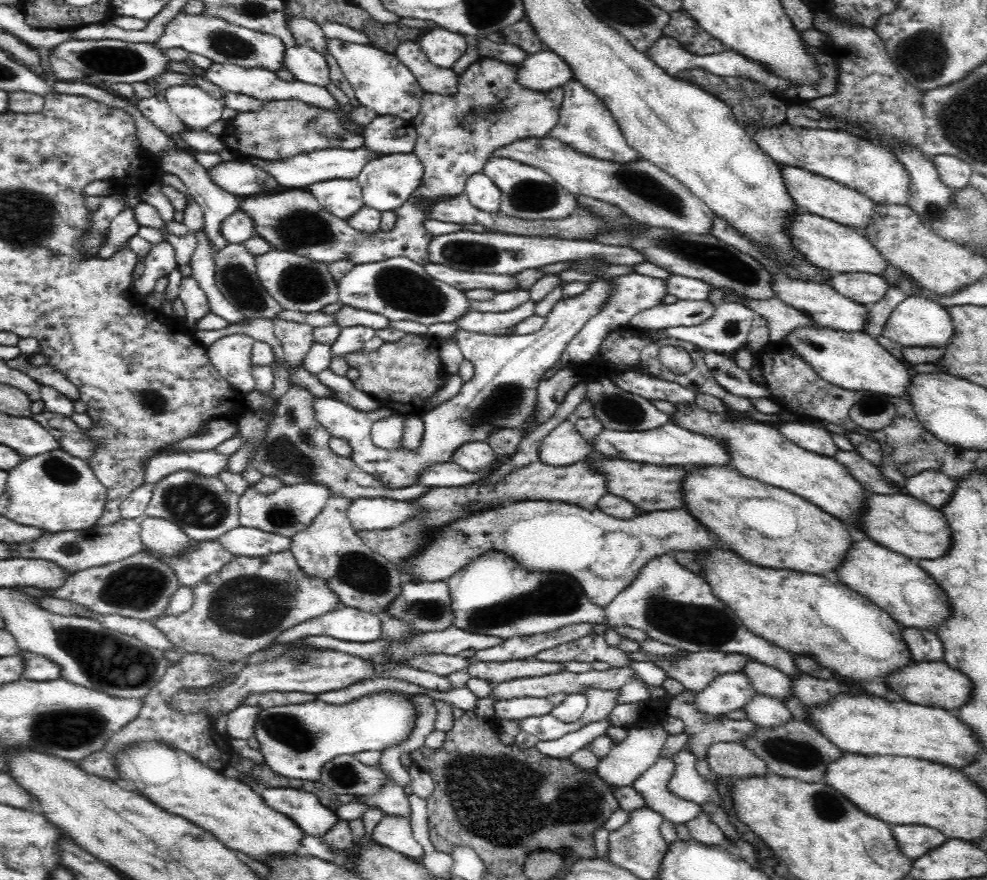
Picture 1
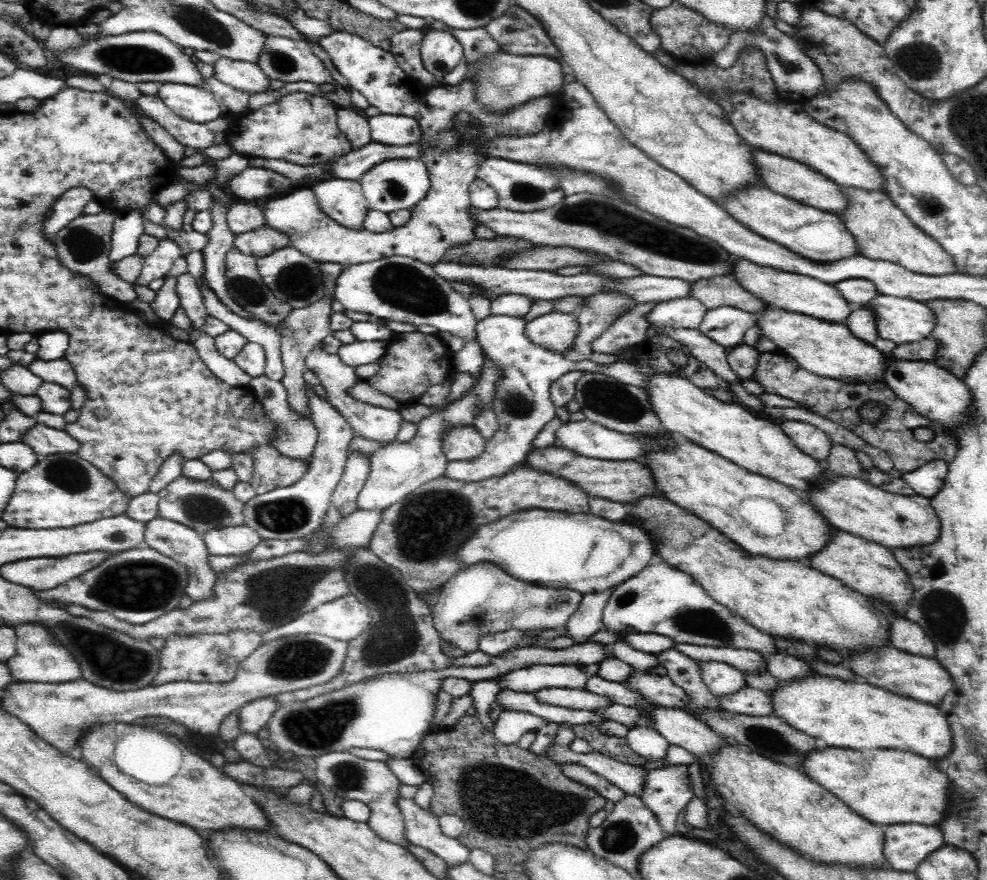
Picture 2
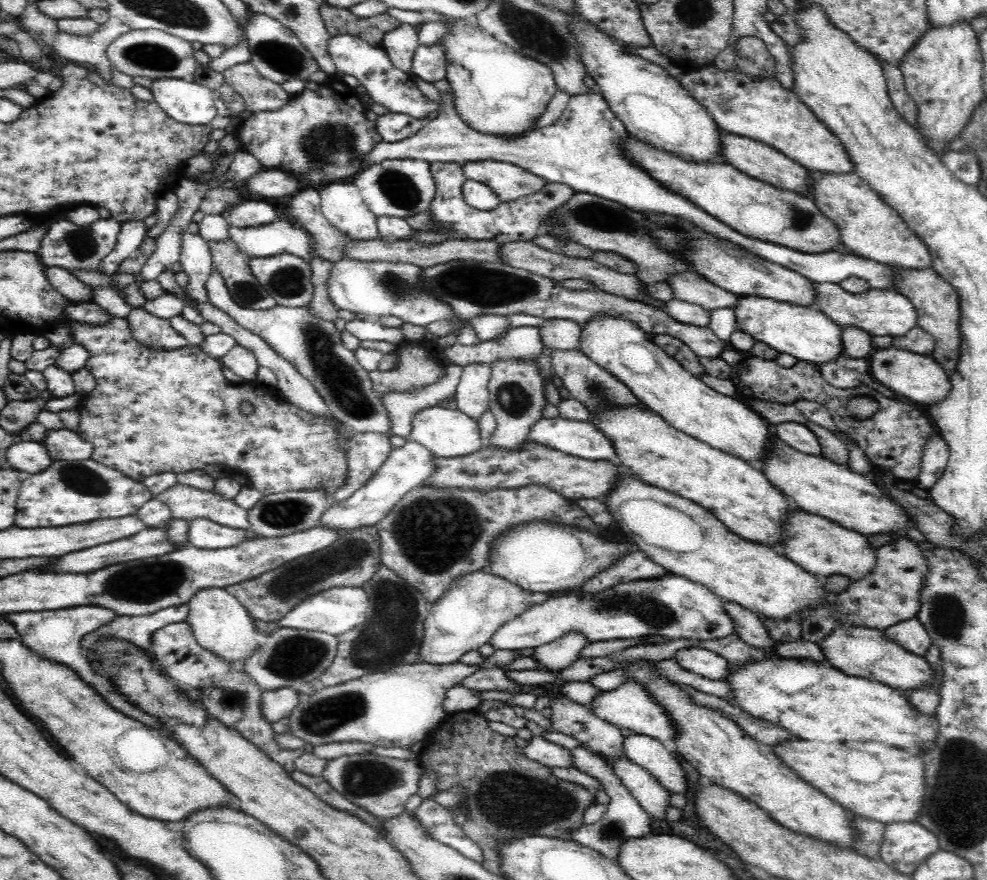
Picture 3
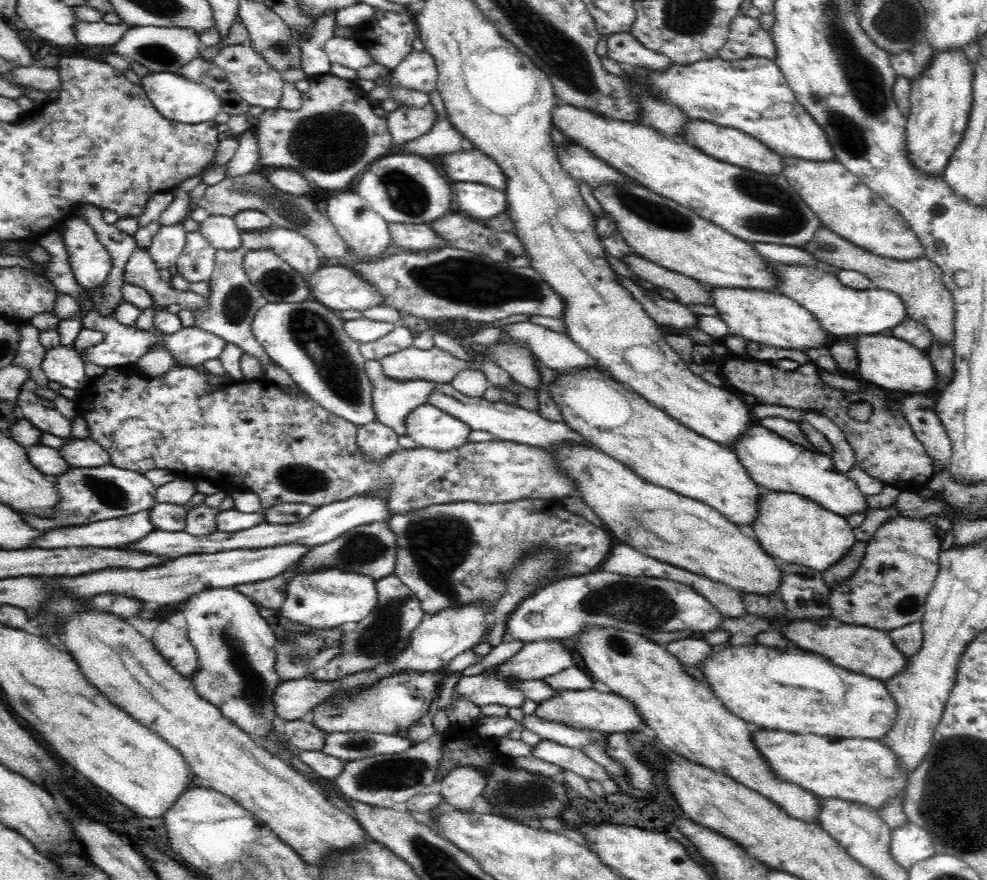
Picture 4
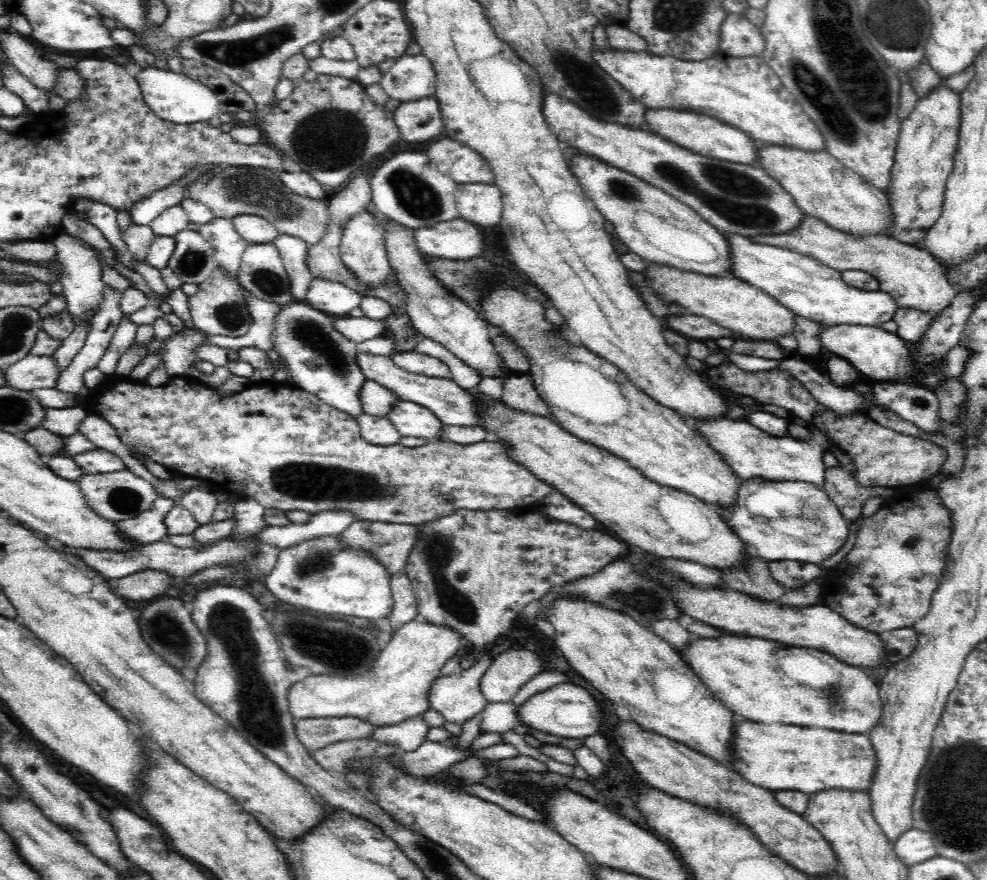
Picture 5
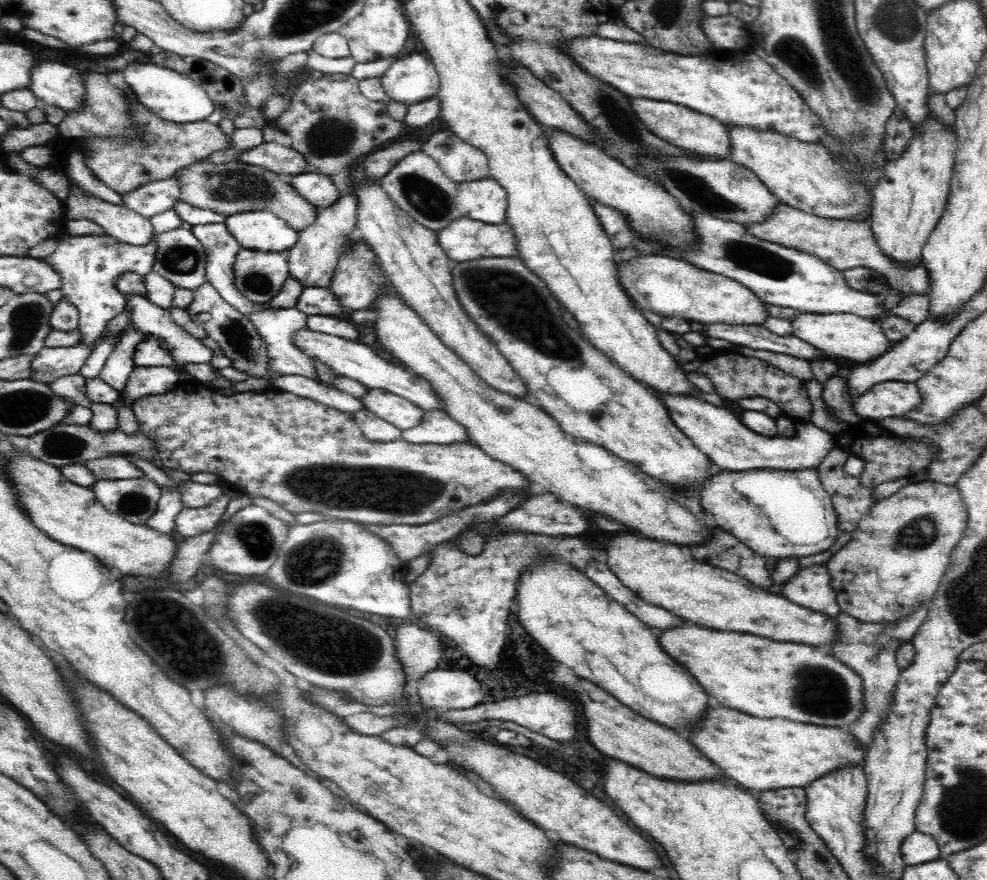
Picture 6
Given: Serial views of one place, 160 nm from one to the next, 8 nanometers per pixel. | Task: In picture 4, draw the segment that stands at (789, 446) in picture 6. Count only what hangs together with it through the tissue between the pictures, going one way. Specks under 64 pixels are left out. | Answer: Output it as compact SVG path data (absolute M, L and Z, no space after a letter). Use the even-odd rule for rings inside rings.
M760 424L750 428L730 450L737 454L750 478L754 479L754 483L765 491L798 494L846 520L850 515L865 515L872 509L867 503L866 494L848 474L836 471L831 457L793 444L773 431L762 428Z

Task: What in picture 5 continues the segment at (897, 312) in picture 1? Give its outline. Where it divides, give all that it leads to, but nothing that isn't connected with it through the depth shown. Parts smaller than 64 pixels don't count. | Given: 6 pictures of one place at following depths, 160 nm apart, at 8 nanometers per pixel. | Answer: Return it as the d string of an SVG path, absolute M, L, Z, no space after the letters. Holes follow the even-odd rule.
M725 233L725 236L729 242L729 248L731 248L731 270L733 270L734 277L758 287L772 298L776 298L786 308L794 311L796 315L808 318L823 328L840 325L881 327L884 322L893 320L900 308L895 298L892 298L888 293L882 292L880 289L867 291L850 286L844 282L840 271L834 270L812 257L779 246L752 243L749 238L732 233Z

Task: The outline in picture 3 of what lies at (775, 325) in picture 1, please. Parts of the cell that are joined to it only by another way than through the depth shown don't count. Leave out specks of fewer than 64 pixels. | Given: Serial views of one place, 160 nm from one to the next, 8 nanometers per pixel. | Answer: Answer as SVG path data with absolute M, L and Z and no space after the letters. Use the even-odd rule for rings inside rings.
M690 270L688 273L672 275L667 283L674 291L674 298L697 304L704 310L717 308L735 308L740 295L724 290L714 282L710 282L702 274Z

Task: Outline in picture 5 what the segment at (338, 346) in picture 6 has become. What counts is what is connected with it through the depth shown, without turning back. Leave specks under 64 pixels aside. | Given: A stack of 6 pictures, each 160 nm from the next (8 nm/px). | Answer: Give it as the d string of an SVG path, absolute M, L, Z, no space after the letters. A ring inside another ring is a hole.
M358 353L357 361L368 380L376 380L384 388L393 390L402 401L414 402L428 408L438 419L442 420L444 425L458 428L483 428L488 433L488 426L484 423L486 405L474 392L460 388L452 379L410 374L398 368L387 356Z

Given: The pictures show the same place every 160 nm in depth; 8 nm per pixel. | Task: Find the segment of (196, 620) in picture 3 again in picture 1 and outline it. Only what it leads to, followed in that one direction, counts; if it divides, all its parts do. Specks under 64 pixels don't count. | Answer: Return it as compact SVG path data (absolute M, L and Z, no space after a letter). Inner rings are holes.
M147 516L140 522L140 537L144 547L166 556L180 554L191 544L178 525L156 517Z

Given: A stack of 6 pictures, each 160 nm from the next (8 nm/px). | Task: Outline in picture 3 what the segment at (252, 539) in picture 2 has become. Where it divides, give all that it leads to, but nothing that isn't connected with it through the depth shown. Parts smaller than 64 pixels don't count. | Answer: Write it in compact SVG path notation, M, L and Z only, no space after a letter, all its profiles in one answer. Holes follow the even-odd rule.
M196 519L189 523L190 544L198 549L234 548L248 540L246 529L225 527L208 519Z

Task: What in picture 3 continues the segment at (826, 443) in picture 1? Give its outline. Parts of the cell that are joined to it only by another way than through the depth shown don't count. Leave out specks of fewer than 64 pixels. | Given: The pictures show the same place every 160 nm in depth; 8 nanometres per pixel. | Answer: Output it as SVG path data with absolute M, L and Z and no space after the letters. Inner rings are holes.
M784 422L776 424L777 438L787 446L804 454L822 457L822 444L818 443L818 437L808 429L808 426L798 422Z

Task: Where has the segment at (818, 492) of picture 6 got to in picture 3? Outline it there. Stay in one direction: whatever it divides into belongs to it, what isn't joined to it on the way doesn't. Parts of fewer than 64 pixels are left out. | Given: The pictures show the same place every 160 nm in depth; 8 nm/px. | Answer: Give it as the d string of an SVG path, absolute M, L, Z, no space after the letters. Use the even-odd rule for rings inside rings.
M798 506L788 518L783 528L786 542L779 548L786 558L801 566L806 572L818 575L822 579L842 575L850 581L858 582L869 575L877 565L877 555L872 550L869 540L862 534L848 530L818 515L803 511Z

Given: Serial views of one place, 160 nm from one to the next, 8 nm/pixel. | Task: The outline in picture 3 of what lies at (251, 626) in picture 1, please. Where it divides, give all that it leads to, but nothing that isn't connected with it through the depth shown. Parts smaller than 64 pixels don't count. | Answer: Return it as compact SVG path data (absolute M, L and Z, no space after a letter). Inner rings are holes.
M369 526L346 533L336 544L318 552L294 558L276 566L268 572L262 572L256 578L248 578L223 589L241 602L250 618L262 622L278 622L294 607L312 595L329 588L360 587L362 582L370 580L380 564L380 547L376 527Z

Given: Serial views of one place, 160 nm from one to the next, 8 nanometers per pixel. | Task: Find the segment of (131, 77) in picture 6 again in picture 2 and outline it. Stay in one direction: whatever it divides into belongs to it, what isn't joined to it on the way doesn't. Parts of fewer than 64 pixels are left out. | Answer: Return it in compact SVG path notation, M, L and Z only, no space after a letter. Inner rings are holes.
M162 83L157 95L174 114L196 124L216 120L224 114L210 88Z

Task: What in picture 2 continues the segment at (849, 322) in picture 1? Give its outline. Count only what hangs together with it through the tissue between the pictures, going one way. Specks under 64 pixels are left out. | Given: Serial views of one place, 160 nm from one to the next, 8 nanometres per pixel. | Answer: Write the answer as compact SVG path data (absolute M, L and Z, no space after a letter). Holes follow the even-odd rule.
M736 259L733 264L732 276L740 283L740 286L743 286L773 308L803 314L824 322L845 323L854 309L852 304L842 298L835 285L829 285L801 274L767 269L744 259Z

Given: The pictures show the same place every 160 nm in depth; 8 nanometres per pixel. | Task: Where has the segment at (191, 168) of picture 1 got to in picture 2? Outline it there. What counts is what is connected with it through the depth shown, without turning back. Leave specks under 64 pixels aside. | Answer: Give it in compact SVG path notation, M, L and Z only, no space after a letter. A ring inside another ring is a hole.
M212 195L213 202L211 208L208 209L210 214L210 228L206 232L206 246L201 250L205 262L205 279L208 281L209 287L218 295L218 298L232 312L244 318L252 318L252 315L242 309L226 291L226 255L231 248L234 248L234 234L230 231L227 223L228 210L232 202L225 204Z

